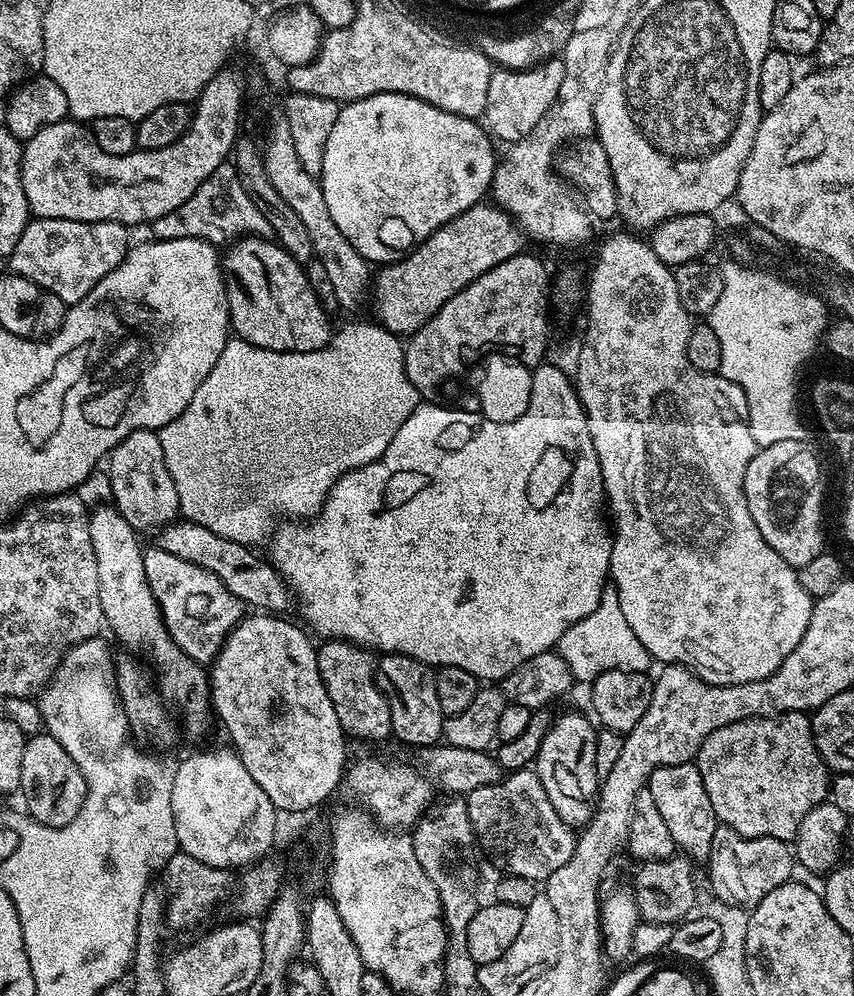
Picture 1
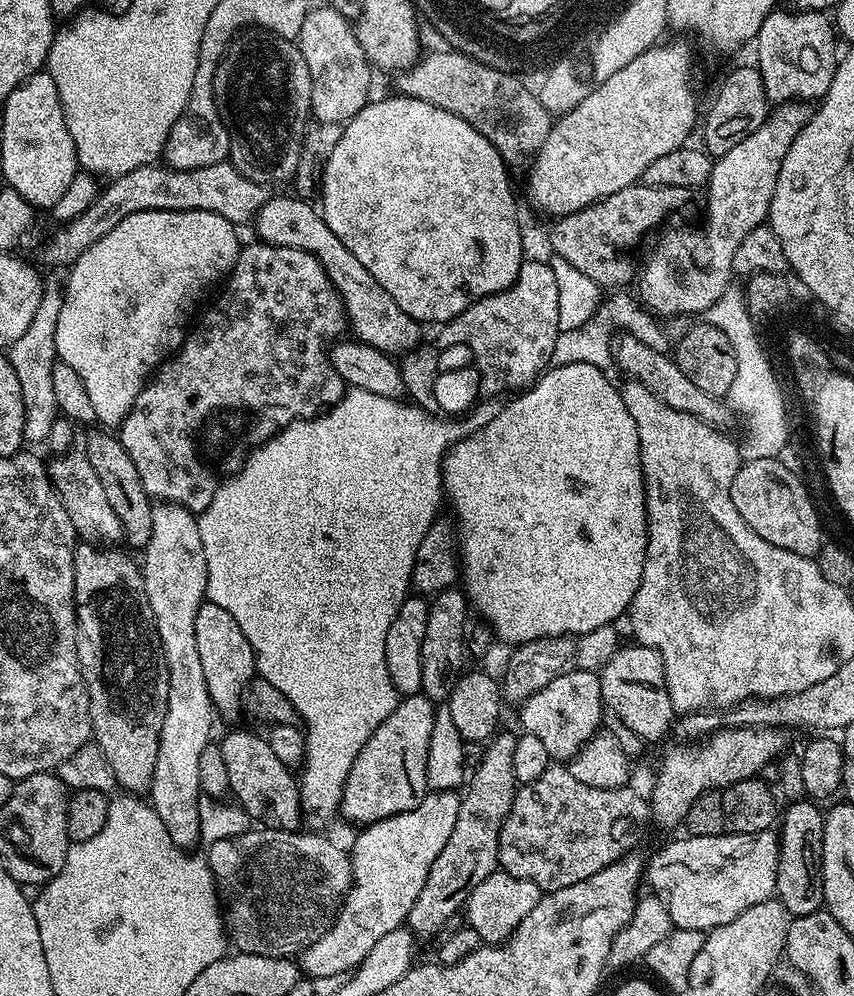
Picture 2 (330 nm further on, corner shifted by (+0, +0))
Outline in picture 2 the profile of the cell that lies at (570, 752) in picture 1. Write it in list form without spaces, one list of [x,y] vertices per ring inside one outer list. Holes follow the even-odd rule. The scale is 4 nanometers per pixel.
[[[579,670],[554,678],[550,686],[535,692],[518,708],[520,728],[537,737],[546,746],[552,762],[573,760],[582,746],[590,742],[593,734],[601,731],[605,711],[604,699],[600,697],[599,675]]]

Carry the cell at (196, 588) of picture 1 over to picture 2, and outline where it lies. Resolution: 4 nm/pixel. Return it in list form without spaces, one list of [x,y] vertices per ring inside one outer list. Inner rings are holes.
[[[73,450],[64,456],[55,457],[48,464],[48,477],[62,498],[62,506],[66,506],[66,514],[70,514],[70,522],[74,522],[77,537],[81,541],[97,546],[109,542],[124,540],[122,522],[118,522],[118,514],[114,514],[110,501],[102,487],[98,474],[94,474],[94,466],[90,466],[87,455],[83,451]]]

